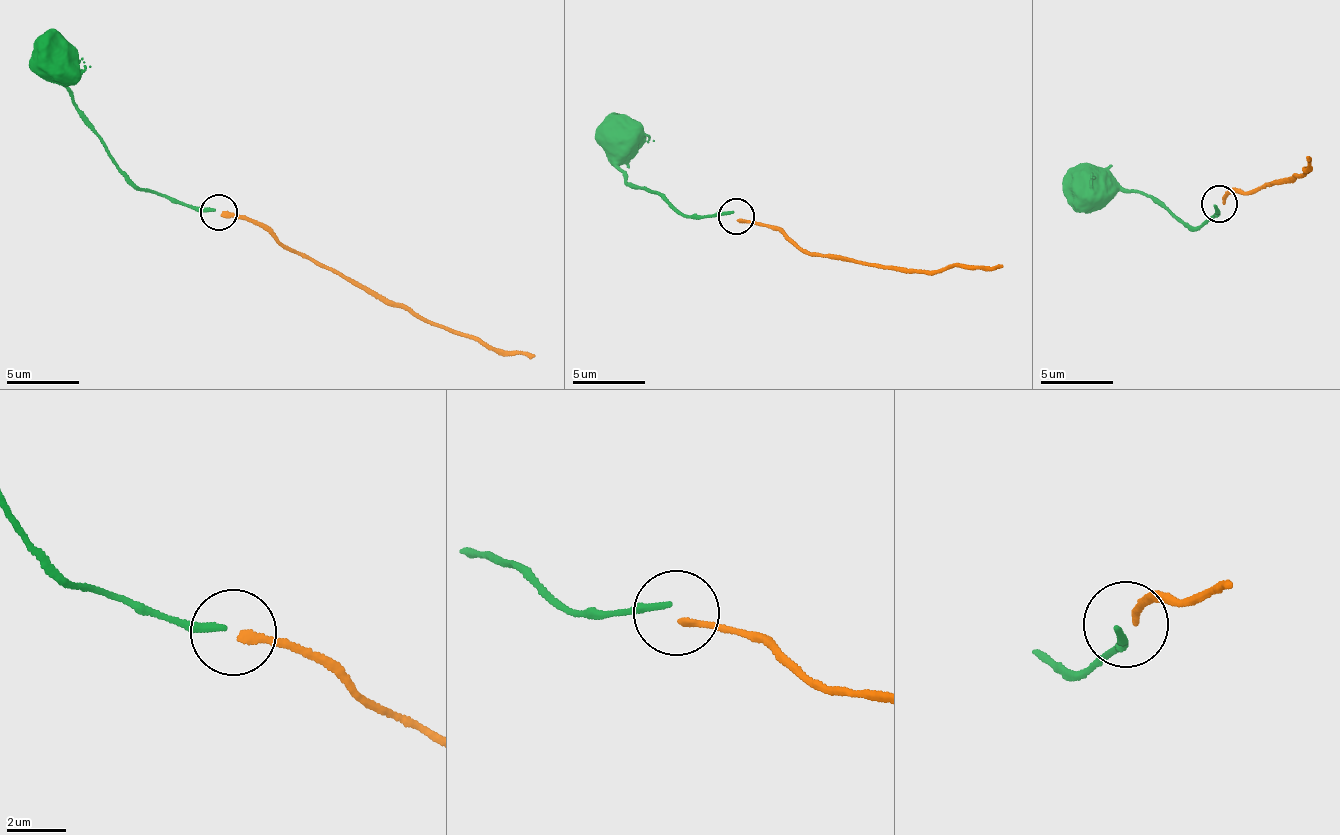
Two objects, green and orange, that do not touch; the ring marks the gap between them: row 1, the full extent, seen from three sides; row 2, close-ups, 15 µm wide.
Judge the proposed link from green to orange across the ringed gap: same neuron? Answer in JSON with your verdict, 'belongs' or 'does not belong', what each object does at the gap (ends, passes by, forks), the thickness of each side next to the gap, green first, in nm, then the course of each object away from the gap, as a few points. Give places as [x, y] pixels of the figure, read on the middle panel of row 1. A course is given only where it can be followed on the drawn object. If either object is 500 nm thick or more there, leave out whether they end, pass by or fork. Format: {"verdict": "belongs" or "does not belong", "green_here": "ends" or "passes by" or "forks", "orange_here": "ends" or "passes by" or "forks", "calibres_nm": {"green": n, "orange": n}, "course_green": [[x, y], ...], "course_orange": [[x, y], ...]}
{"verdict": "does not belong", "green_here": "ends", "orange_here": "ends", "calibres_nm": {"green": 240, "orange": 240}, "course_green": [[732, 214], [692, 217], [626, 182], [615, 163], [631, 149], [628, 141]], "course_orange": [[736, 220], [767, 225], [809, 251], [913, 270], [1003, 266]]}

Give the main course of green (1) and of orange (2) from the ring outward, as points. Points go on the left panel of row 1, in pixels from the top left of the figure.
1: (214, 210), (170, 201), (137, 185), (55, 79), (66, 63), (60, 55)
2: (219, 213), (253, 219), (309, 259), (435, 325), (475, 334), (499, 350), (535, 355)

